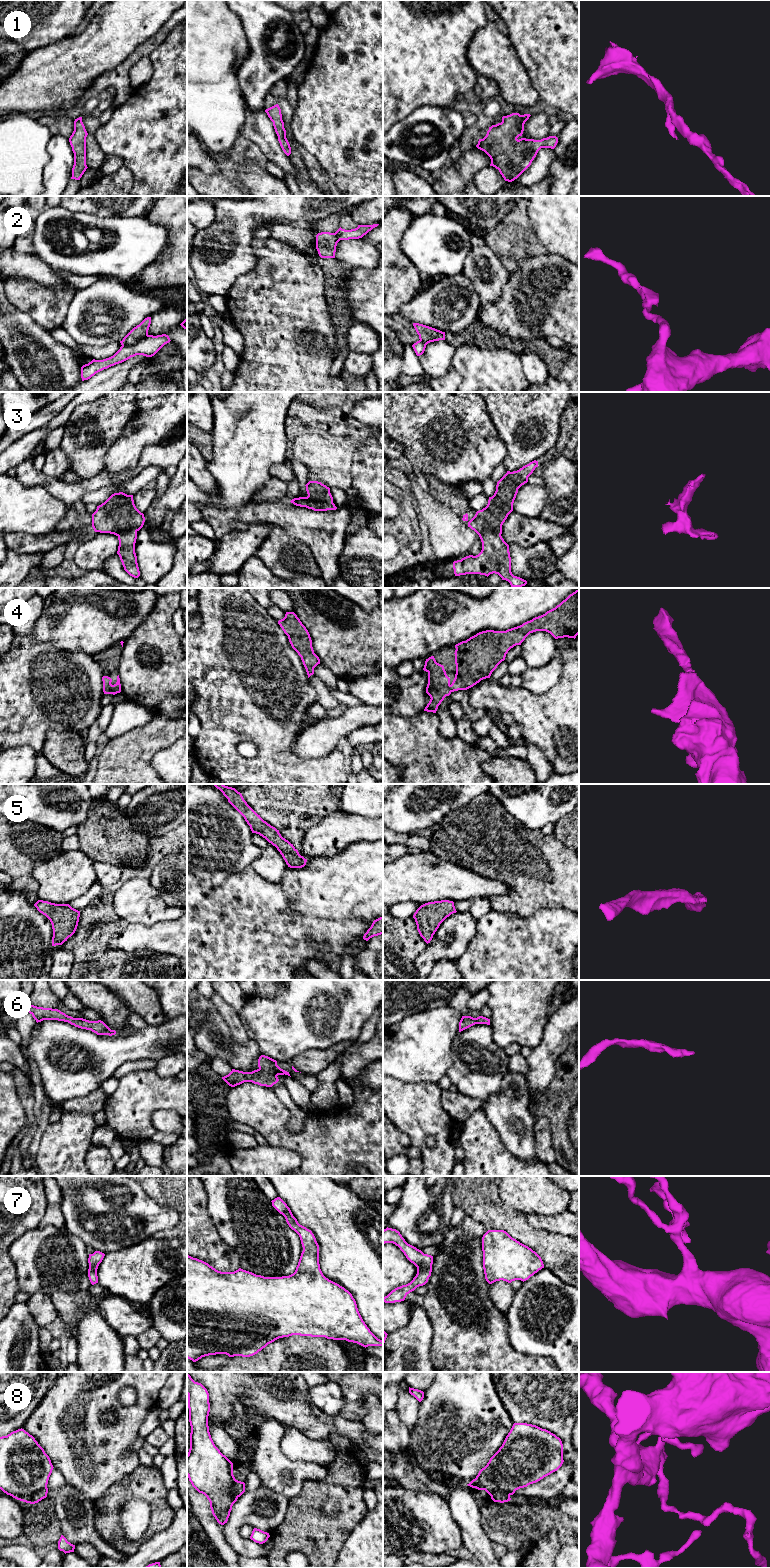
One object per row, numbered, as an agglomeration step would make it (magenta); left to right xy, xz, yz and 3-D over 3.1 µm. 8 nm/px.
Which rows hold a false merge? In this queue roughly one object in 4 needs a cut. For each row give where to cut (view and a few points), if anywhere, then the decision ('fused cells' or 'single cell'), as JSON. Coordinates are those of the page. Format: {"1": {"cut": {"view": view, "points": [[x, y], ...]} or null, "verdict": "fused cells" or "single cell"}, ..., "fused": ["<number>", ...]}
{"1": {"cut": null, "verdict": "single cell"}, "2": {"cut": {"view": "xy", "points": [[147, 334], [133, 344], [124, 344], [122, 346]]}, "verdict": "fused cells"}, "3": {"cut": null, "verdict": "single cell"}, "4": {"cut": null, "verdict": "single cell"}, "5": {"cut": null, "verdict": "single cell"}, "6": {"cut": null, "verdict": "single cell"}, "7": {"cut": null, "verdict": "single cell"}, "8": {"cut": {"view": "xy", "points": [[46, 1486], [32, 1493], [24, 1501]]}, "verdict": "fused cells"}, "fused": ["2", "8"]}

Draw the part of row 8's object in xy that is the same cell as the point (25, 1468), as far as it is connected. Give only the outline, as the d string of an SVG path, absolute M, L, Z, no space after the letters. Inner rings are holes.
M24 1429L0 1437L0 1489L7 1495L25 1502L30 1495L47 1487L53 1468L44 1449Z

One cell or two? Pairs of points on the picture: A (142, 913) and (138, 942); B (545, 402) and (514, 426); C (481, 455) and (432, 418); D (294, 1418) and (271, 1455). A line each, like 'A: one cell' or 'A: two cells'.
A: two cells
B: one cell
C: one cell
D: two cells

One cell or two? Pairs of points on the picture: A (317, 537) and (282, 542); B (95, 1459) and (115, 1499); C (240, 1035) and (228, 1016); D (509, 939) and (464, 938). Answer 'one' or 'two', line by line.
A: two
B: two
C: one
D: two

